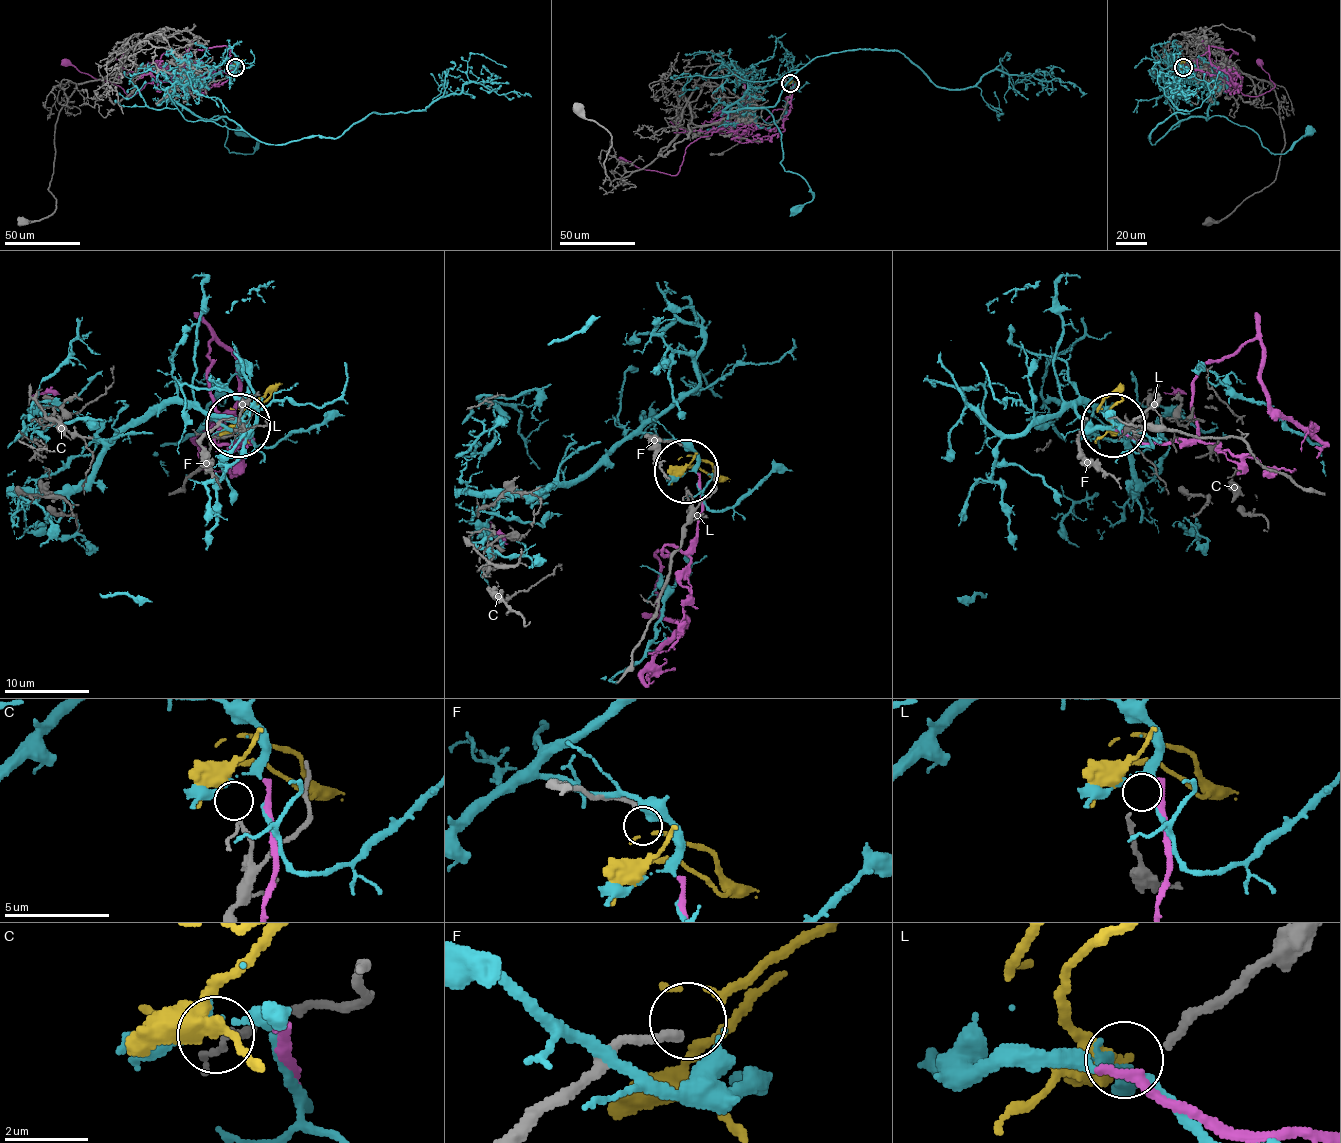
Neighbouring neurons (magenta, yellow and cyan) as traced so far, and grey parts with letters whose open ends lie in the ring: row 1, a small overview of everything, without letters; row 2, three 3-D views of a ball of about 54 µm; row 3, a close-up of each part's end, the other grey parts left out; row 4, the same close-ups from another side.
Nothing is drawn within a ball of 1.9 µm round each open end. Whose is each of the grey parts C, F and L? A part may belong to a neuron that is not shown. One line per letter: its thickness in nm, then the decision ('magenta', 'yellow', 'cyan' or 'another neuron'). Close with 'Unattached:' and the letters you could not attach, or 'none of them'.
C: 150 nm | another neuron
F: 240 nm | yellow
L: 220 nm | another neuron
Unattached: C, L

